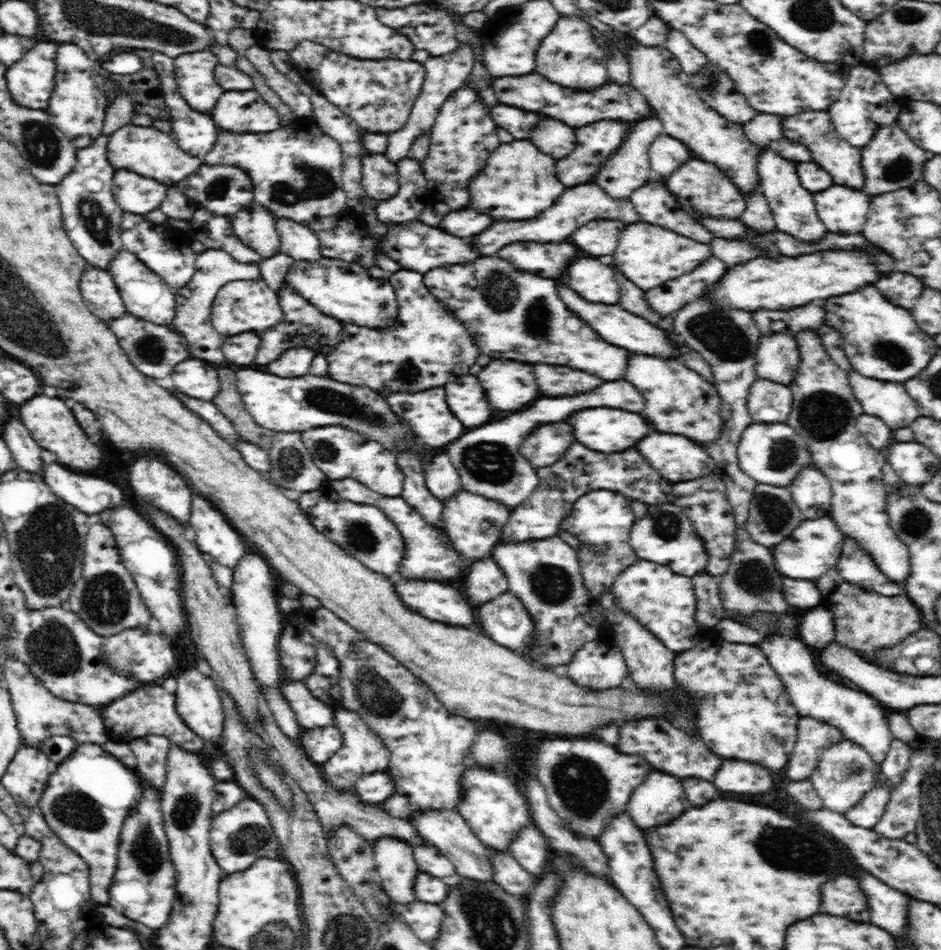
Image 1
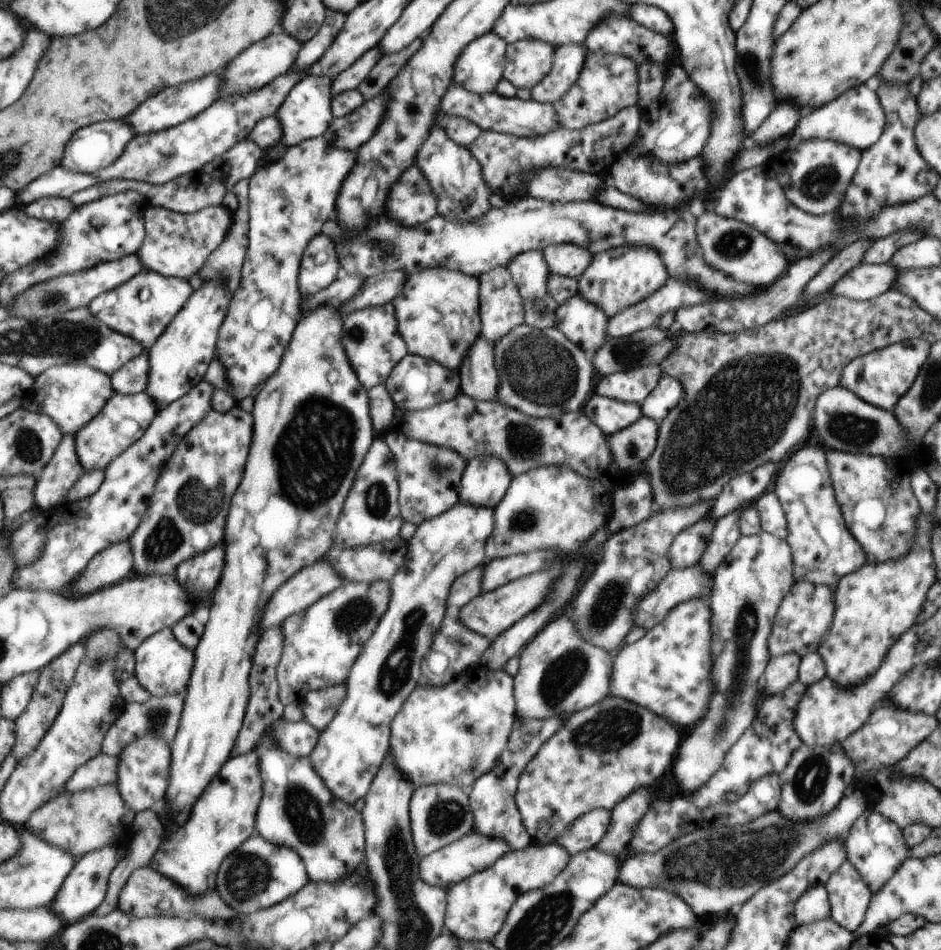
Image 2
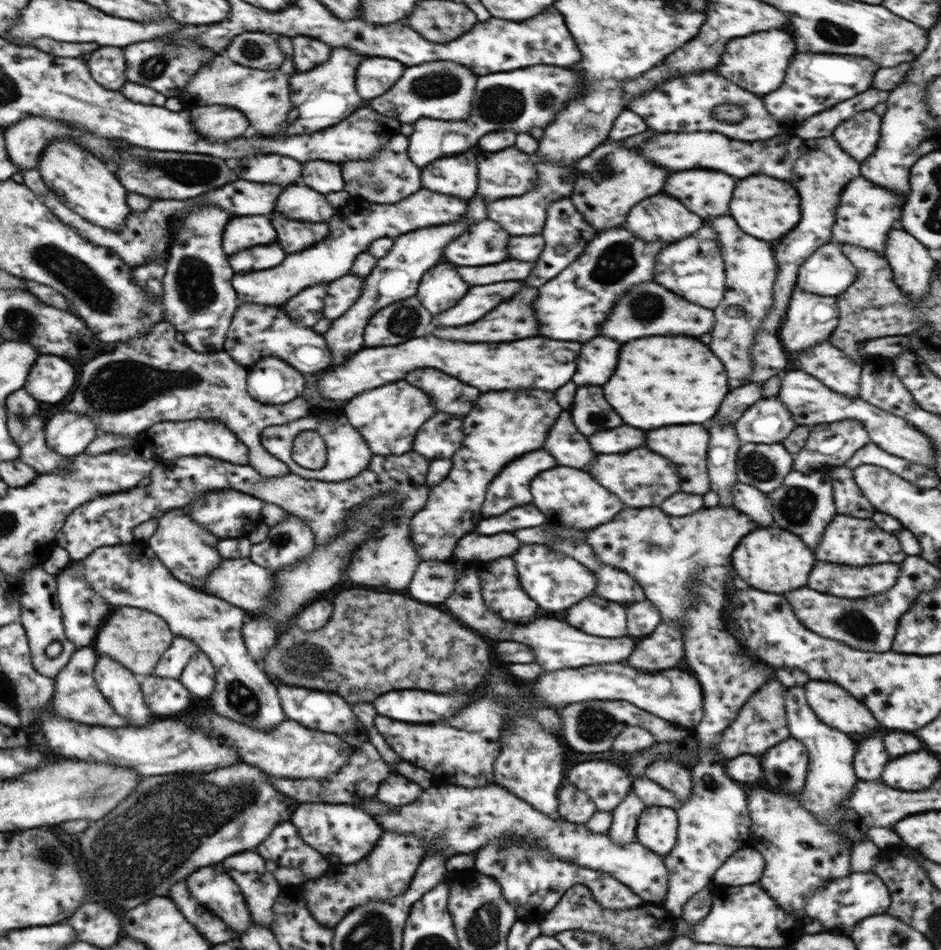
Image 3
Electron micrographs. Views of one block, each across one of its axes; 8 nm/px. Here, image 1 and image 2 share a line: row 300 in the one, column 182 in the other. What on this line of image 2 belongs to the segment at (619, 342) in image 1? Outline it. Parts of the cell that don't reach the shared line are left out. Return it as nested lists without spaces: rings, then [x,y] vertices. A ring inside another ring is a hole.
[[[212,548],[194,560],[186,560],[182,568],[178,568],[176,577],[186,584],[186,588],[194,588],[194,598],[202,598],[212,594],[216,588],[224,566],[224,548]]]

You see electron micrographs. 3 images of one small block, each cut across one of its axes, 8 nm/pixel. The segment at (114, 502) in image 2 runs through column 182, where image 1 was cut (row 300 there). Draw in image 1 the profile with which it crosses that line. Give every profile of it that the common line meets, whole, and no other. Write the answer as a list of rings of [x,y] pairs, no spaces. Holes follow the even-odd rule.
[[[399,269],[392,273],[388,281],[394,287],[396,303],[400,307],[399,325],[394,329],[372,330],[346,323],[342,341],[335,346],[334,352],[326,355],[329,376],[338,382],[365,386],[380,393],[382,390],[422,391],[429,387],[443,387],[448,382],[454,382],[456,376],[468,374],[468,366],[476,362],[480,350],[472,344],[472,338],[458,322],[455,314],[452,314],[451,308],[428,291],[423,281],[423,273]]]

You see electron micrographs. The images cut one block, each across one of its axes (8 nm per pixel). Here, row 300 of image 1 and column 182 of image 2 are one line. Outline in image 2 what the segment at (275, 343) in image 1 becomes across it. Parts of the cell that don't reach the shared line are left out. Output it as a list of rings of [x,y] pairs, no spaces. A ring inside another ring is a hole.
[[[143,269],[112,291],[100,294],[88,304],[88,308],[90,316],[96,316],[116,332],[140,341],[145,346],[145,352],[149,352],[168,330],[178,312],[181,312],[181,309],[189,303],[191,295],[193,295],[193,289],[188,279],[164,277],[158,272]],[[144,287],[149,288],[150,296],[146,301],[141,301],[139,294]]]

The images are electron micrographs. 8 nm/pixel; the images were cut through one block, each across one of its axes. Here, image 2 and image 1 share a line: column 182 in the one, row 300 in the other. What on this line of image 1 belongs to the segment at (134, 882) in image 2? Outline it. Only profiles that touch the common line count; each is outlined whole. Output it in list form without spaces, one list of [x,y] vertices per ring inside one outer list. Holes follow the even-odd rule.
[[[894,272],[888,278],[880,278],[880,282],[876,282],[876,286],[892,304],[910,310],[914,306],[916,298],[919,298],[922,293],[924,283],[912,274]]]

